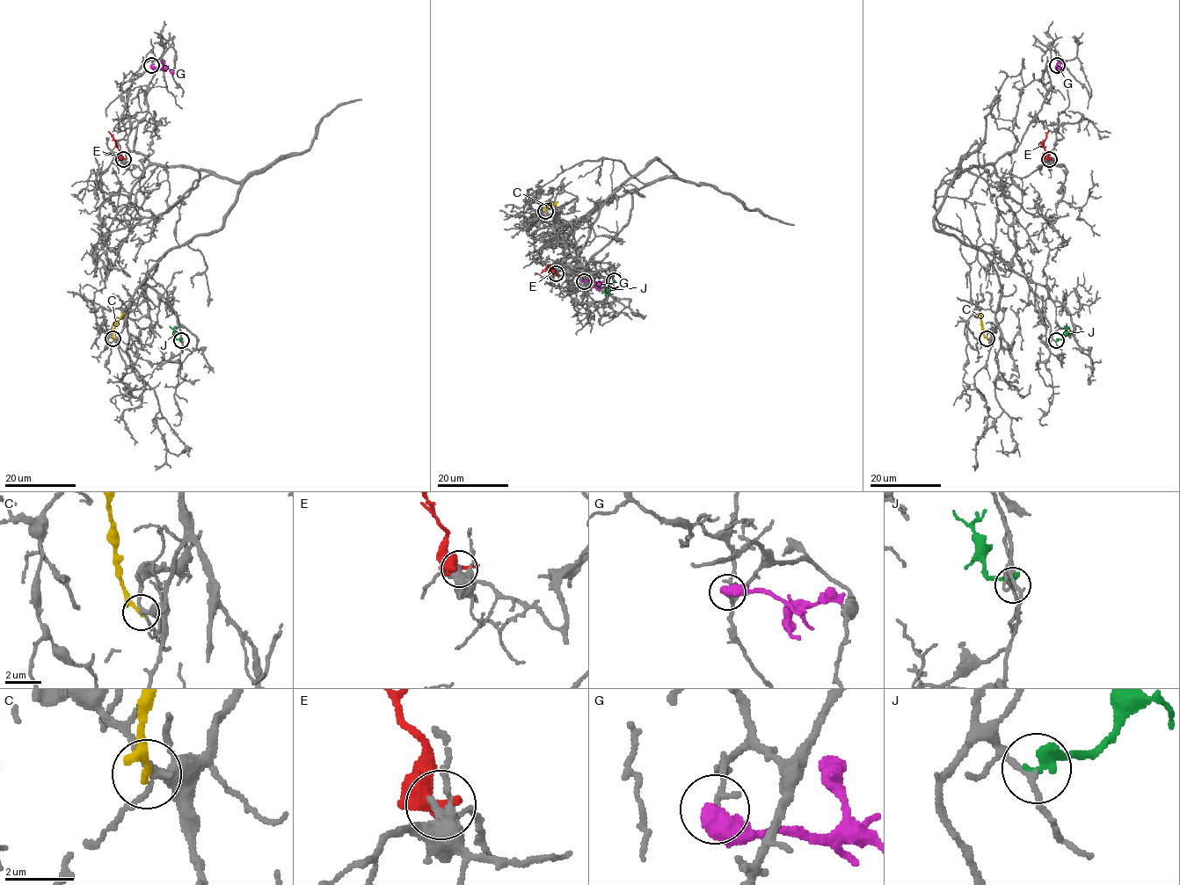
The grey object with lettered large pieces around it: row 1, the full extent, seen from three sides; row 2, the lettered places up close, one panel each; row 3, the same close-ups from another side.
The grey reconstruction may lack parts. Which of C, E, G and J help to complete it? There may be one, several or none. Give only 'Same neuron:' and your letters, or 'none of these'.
Same neuron: none of these

